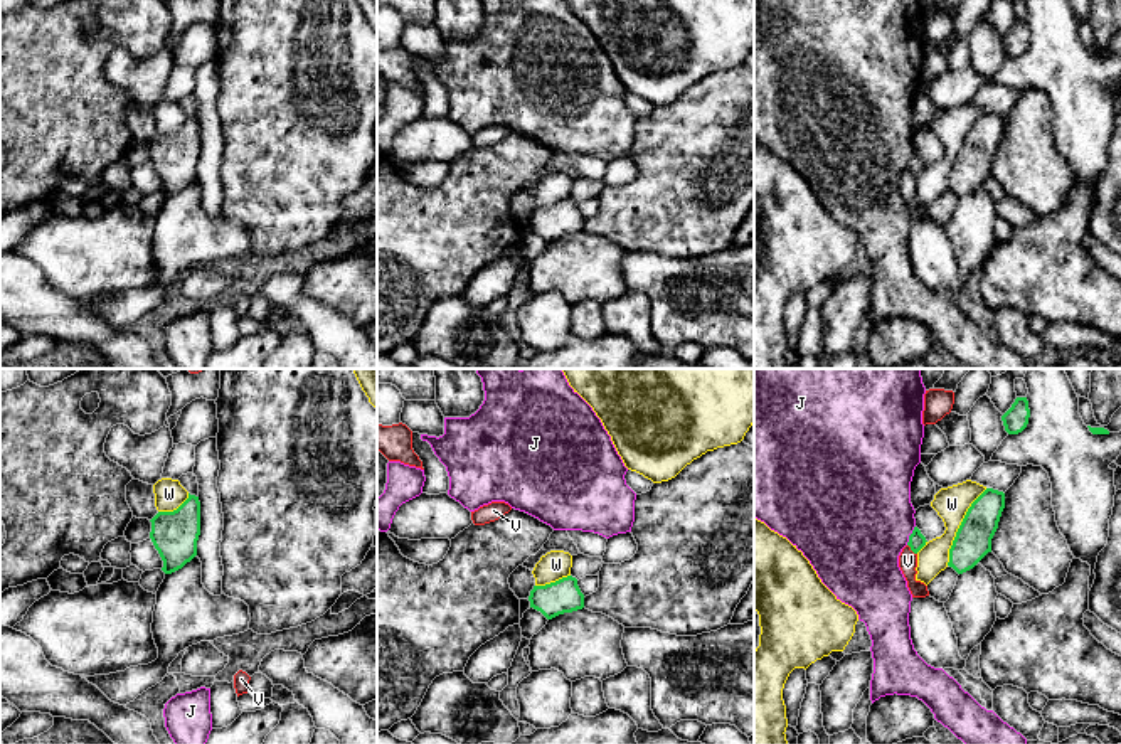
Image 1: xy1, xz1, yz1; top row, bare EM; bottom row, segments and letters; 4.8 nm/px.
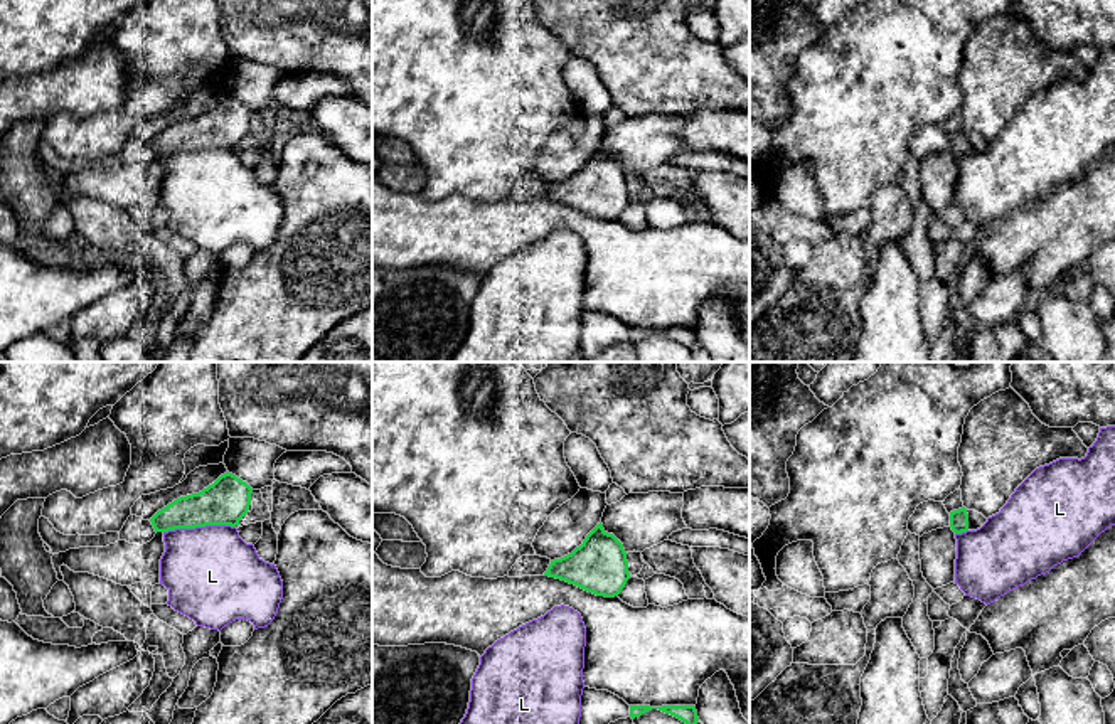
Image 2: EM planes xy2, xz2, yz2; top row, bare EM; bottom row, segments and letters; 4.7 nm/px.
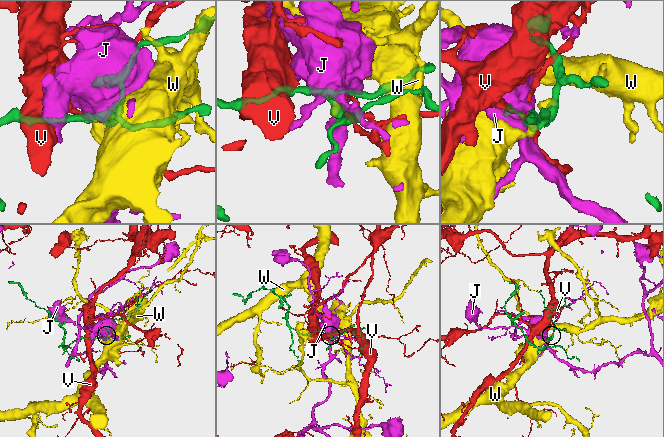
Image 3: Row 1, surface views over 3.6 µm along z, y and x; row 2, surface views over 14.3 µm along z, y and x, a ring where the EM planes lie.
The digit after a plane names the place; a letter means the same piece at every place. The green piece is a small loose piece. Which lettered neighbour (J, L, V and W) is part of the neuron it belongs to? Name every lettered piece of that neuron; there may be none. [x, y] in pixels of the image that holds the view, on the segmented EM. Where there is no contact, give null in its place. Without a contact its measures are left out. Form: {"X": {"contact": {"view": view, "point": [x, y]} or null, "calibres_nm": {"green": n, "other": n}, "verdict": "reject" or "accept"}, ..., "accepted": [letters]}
{"J": {"contact": {"view": "yz1", "point": [909, 536]}, "calibres_nm": {"green": 80, "other": 500}, "verdict": "reject"}, "L": {"contact": {"view": "xy2", "point": [199, 526]}, "calibres_nm": {"green": 220, "other": 460}, "verdict": "reject"}, "V": {"contact": {"view": "yz1", "point": [911, 549]}, "calibres_nm": {"green": 80, "other": 100}, "verdict": "reject"}, "W": {"contact": {"view": "yz1", "point": [960, 527]}, "calibres_nm": {"green": 180, "other": 160}, "verdict": "reject"}, "accepted": []}

